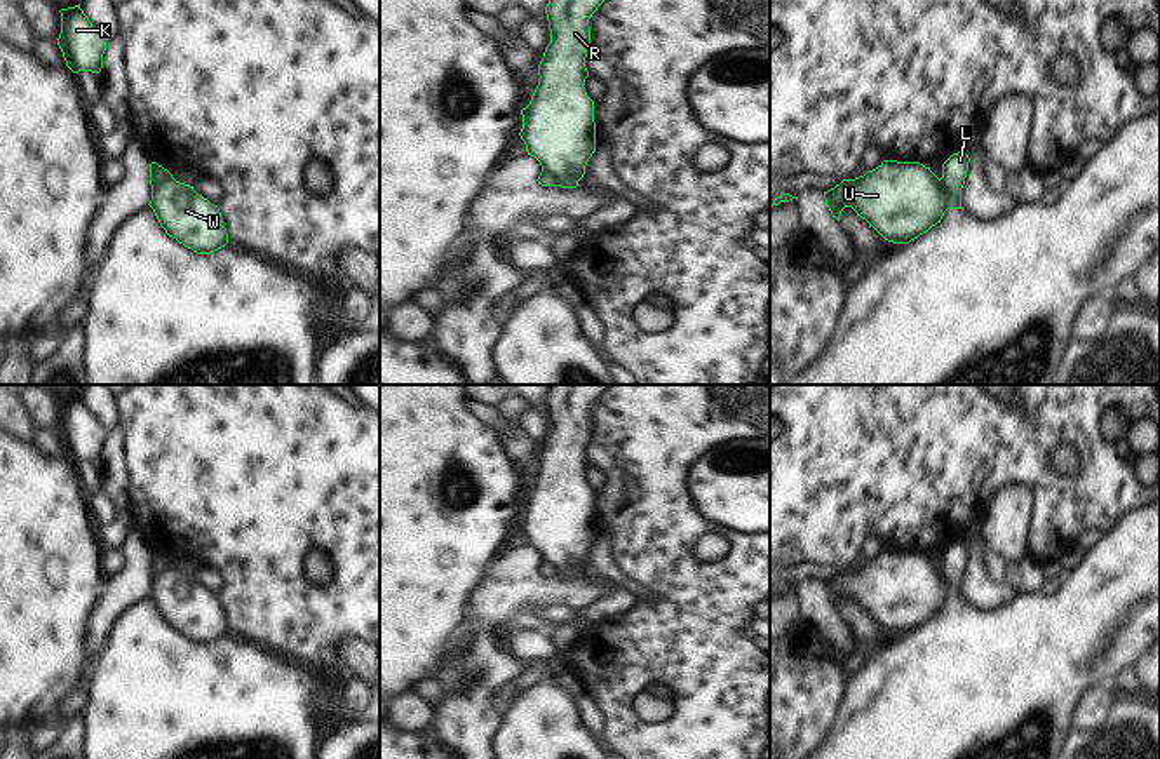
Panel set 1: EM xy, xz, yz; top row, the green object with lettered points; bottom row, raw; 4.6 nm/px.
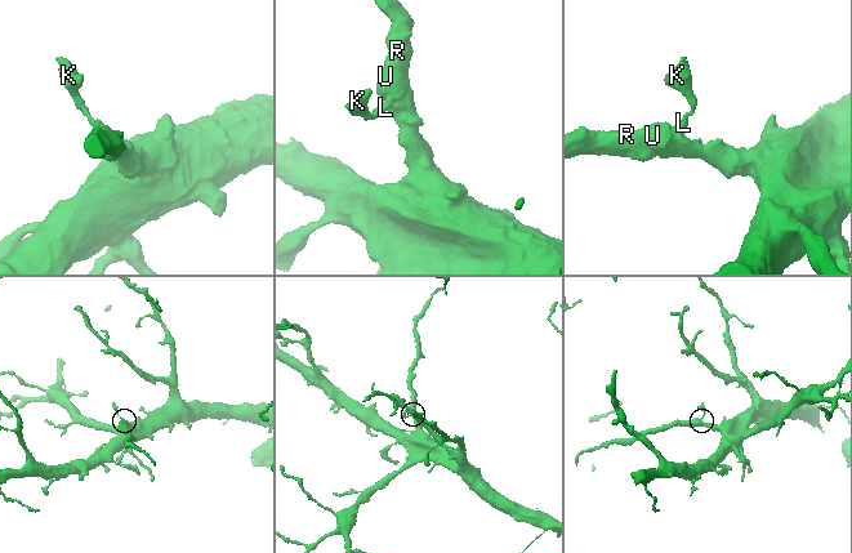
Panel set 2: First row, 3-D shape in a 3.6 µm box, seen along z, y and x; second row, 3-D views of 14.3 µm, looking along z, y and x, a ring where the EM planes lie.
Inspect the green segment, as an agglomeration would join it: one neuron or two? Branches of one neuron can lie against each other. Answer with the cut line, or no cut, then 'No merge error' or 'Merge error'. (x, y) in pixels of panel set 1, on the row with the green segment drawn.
Split along yz (941, 178), (950, 208). Merge error.

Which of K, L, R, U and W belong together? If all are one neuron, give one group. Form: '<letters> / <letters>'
K L / R U W

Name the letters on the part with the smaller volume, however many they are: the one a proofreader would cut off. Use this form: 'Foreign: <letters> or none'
Foreign: K, L

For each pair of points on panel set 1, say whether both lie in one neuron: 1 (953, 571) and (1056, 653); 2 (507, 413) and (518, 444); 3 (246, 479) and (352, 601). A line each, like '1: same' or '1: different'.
1: same
2: same
3: same

